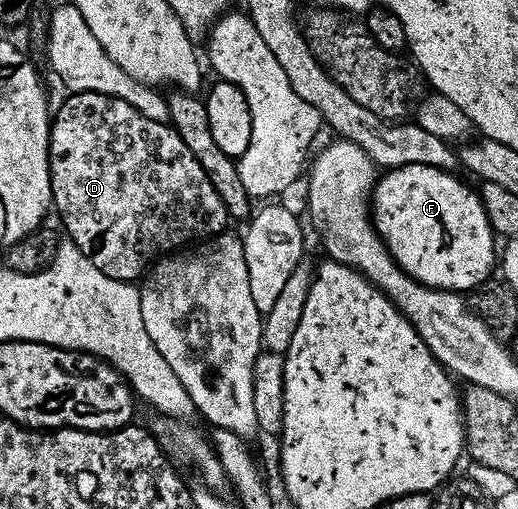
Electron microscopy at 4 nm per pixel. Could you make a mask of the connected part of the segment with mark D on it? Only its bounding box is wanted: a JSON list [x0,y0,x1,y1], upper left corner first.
[49,93,231,282]

